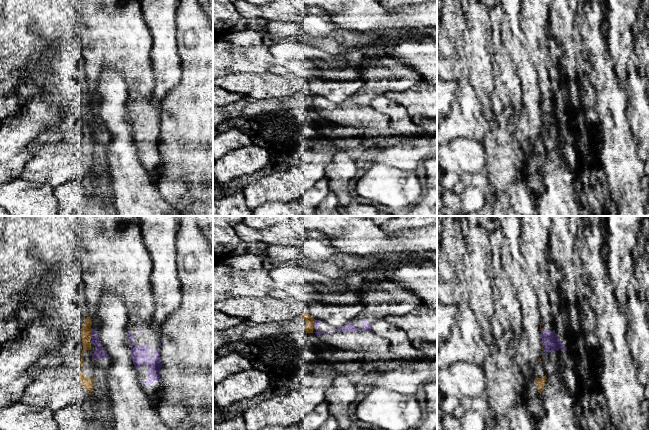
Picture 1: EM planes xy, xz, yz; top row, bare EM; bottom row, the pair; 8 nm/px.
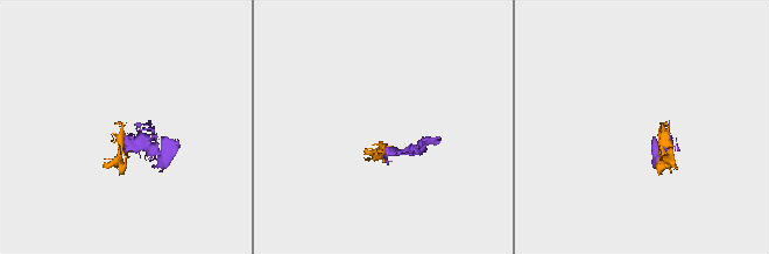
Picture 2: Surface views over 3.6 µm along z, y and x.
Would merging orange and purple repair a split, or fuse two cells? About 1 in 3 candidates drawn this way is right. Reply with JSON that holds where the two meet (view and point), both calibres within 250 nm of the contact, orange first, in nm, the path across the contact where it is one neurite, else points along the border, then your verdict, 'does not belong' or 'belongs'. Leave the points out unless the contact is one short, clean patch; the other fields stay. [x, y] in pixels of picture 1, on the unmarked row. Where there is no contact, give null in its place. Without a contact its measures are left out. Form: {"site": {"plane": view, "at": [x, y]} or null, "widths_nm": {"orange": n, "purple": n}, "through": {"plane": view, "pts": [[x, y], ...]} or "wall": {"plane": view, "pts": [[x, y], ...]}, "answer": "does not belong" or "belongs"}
{"site": {"plane": "xy", "at": [90, 109]}, "widths_nm": {"orange": 80, "purple": 90}, "answer": "does not belong"}

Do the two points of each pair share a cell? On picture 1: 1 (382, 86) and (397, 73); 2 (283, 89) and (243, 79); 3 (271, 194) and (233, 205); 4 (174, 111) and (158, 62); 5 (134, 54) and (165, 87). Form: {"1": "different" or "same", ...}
{"1": "same", "2": "same", "3": "different", "4": "different", "5": "different"}

